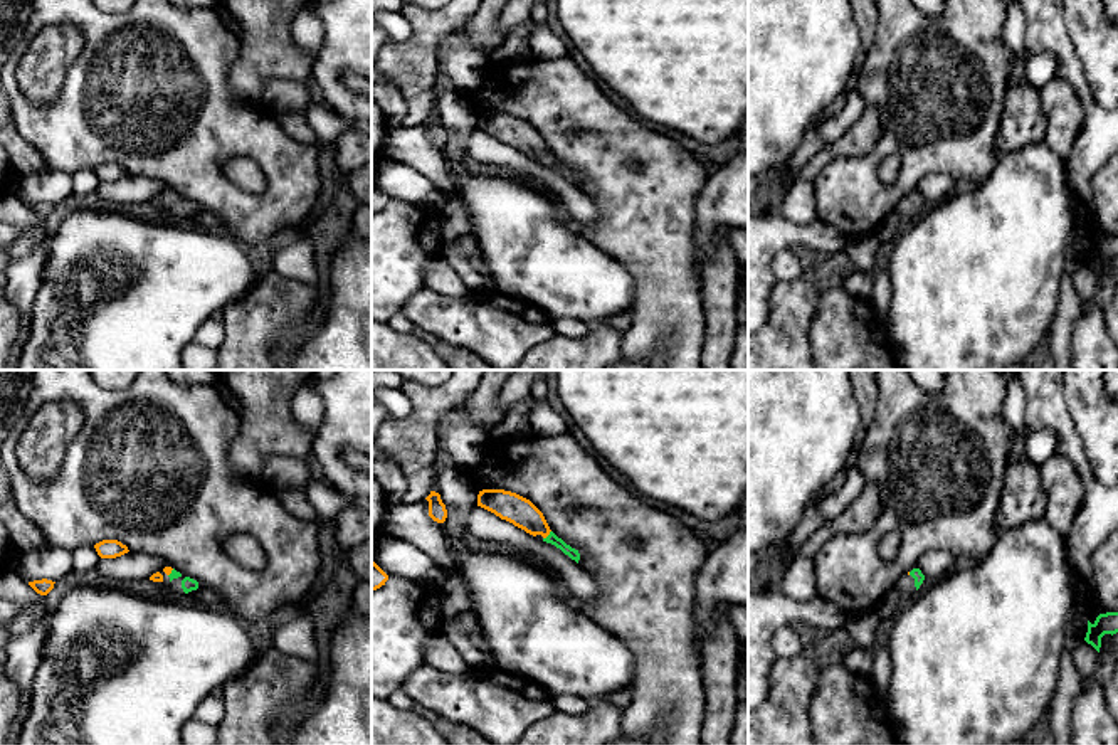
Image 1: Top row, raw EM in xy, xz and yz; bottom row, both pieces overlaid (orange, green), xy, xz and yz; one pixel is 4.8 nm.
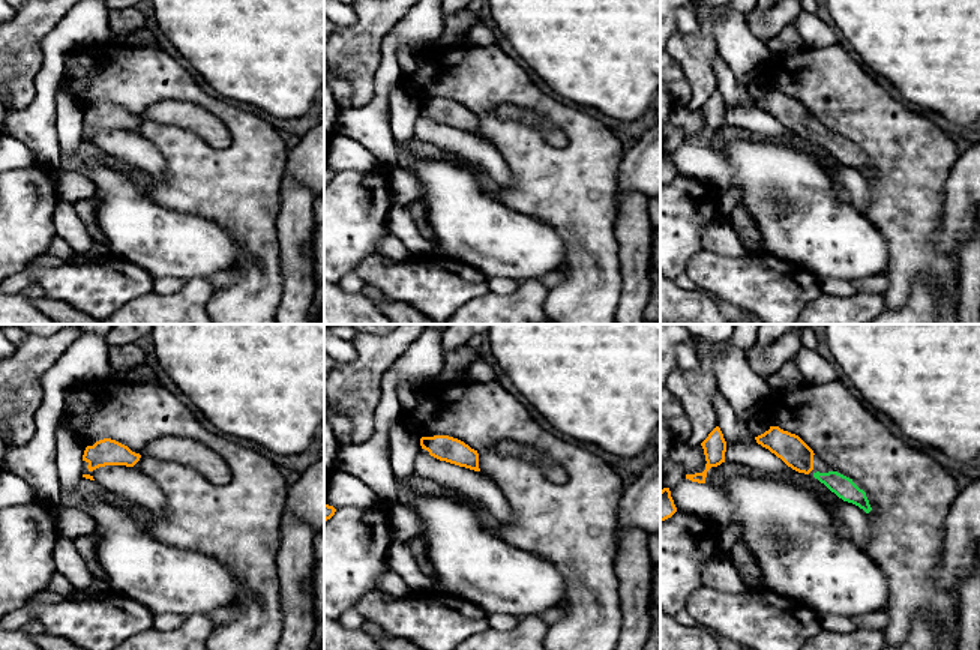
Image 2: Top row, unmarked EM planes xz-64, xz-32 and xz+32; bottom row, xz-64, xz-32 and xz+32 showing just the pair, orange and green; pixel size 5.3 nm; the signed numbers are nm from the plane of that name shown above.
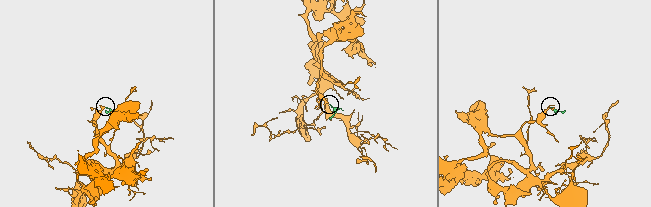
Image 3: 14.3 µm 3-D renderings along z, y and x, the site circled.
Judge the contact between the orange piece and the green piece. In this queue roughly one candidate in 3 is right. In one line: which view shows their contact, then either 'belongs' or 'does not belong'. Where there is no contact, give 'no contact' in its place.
meets orange in xz; belongs

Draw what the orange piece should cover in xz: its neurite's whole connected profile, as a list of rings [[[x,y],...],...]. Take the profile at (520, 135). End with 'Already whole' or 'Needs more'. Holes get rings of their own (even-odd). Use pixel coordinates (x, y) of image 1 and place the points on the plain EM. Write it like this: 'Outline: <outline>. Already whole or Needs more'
Outline: [[[483,113],[477,118],[477,129],[494,136],[501,143],[513,146],[533,160],[541,158],[543,165],[555,168],[578,187],[578,173],[567,168],[550,153],[543,136],[530,123],[504,113]]]. Needs more

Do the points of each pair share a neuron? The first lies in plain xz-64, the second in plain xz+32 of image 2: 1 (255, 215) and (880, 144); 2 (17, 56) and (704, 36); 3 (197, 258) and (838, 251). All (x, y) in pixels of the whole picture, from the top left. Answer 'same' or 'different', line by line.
1: same
2: same
3: same

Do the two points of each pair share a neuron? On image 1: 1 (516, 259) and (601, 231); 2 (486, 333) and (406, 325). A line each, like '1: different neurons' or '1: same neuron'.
1: different neurons
2: different neurons

